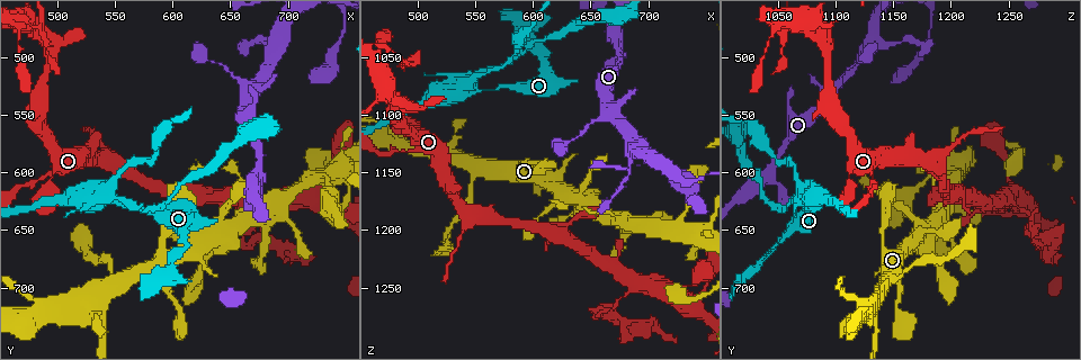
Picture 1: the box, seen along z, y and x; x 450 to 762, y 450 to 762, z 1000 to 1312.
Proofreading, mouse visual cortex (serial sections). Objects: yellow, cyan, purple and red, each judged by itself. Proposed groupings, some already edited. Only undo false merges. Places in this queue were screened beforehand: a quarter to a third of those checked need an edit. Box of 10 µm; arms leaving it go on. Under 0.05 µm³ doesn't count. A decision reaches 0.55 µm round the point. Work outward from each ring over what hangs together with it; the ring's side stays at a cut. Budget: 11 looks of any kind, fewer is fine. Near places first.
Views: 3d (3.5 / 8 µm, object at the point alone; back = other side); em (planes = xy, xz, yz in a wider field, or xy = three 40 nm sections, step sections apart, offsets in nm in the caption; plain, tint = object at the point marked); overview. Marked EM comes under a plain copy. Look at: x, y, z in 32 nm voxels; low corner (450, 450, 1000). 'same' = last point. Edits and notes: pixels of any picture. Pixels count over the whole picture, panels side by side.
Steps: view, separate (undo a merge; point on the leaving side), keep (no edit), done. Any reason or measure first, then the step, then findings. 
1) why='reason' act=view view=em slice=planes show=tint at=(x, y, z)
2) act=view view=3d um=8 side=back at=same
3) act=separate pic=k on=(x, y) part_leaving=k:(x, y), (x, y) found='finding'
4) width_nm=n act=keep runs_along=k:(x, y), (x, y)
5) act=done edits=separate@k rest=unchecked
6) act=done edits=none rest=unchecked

why='thick turns thin' act=view view=3d um=3.5 at=(670, 530, 1096)

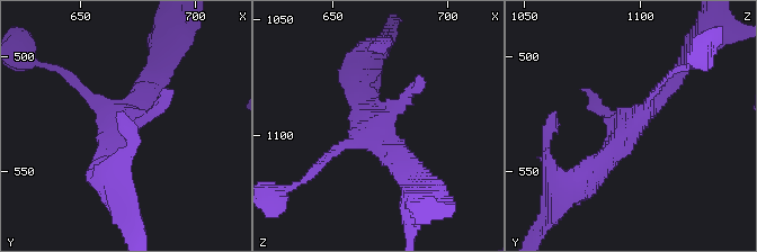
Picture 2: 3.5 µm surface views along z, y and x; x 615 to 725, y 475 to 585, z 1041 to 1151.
act=view view=em slice=xy step=2 show=tint at=(668, 530, 1096)

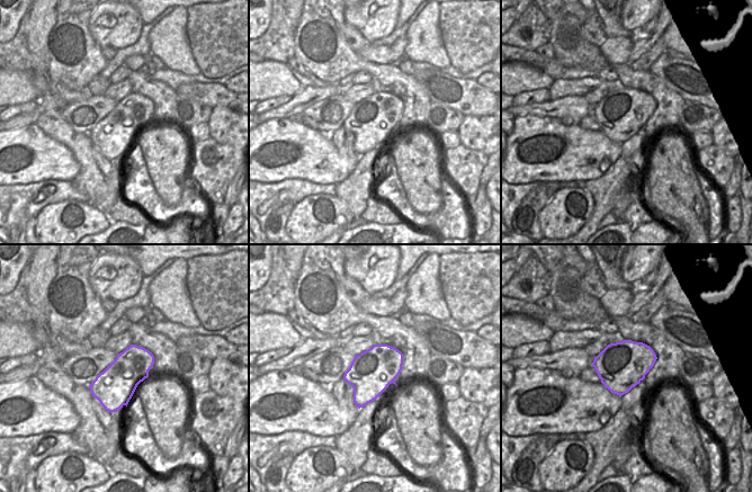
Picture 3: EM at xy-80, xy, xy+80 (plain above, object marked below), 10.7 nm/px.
act=keep runs_along=2:(580, 178), (609, 158), (678, 74) found='all the same cell'

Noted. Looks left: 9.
why='a narrow waist' act=view view=3d um=3.5 at=(672, 644, 1268)

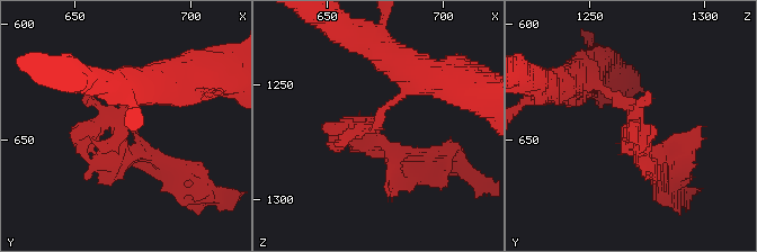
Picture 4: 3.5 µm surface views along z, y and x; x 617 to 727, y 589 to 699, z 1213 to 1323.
why='now the EM' act=view view=em slice=xy step=3 show=tint at=same

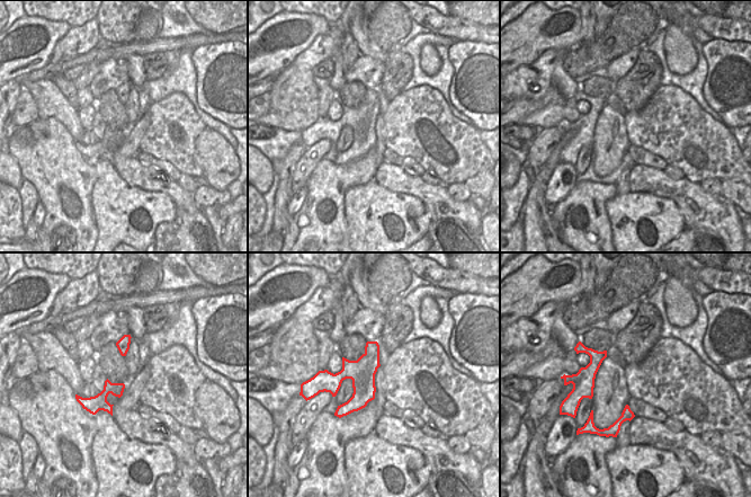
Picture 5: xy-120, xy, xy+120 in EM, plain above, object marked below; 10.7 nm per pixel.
act=keep runs_along=5:(121, 385), (97, 401), (81, 400) found='all the same cell'

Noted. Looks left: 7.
why='sudden change in width' act=view view=3d um=8 at=(528, 716, 1130)

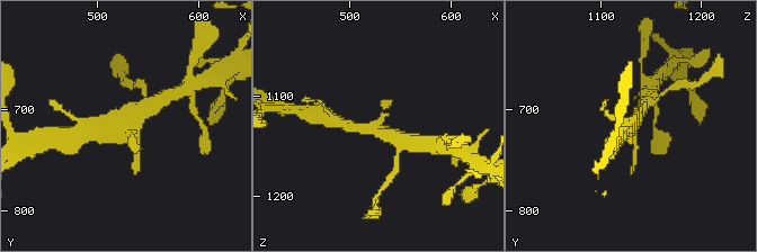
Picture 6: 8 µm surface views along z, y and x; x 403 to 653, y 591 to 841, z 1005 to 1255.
act=view view=em slice=xy step=3 show=tint at=same

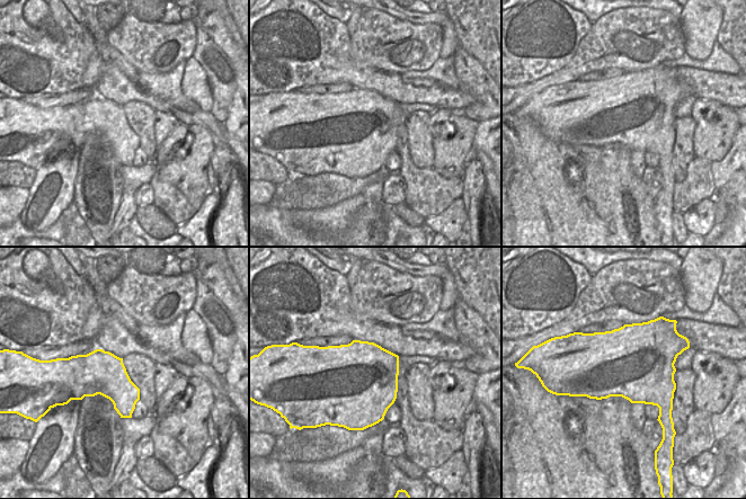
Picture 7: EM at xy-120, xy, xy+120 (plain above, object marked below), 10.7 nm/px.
act=keep runs_along=6:(149, 106), (125, 124), (94, 128) found='one cell here'

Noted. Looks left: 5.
act=view view=3d um=8 at=(544, 618, 1076)

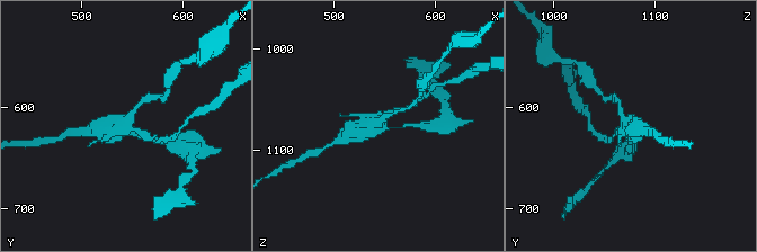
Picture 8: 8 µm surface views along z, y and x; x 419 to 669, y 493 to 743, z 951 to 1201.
act=view view=3d um=3.5 at=same

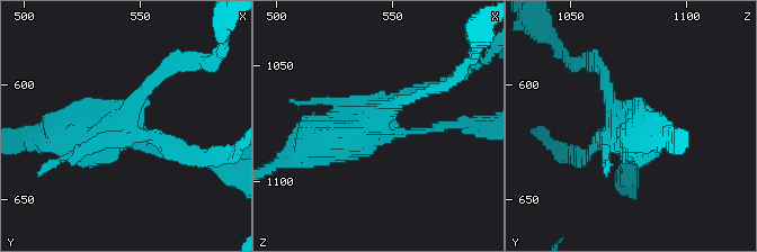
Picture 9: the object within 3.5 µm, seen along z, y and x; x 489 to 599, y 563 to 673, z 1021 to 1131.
why='shape alone is not enough' act=view view=em slice=xy step=2 show=tint at=(544, 618, 1076)

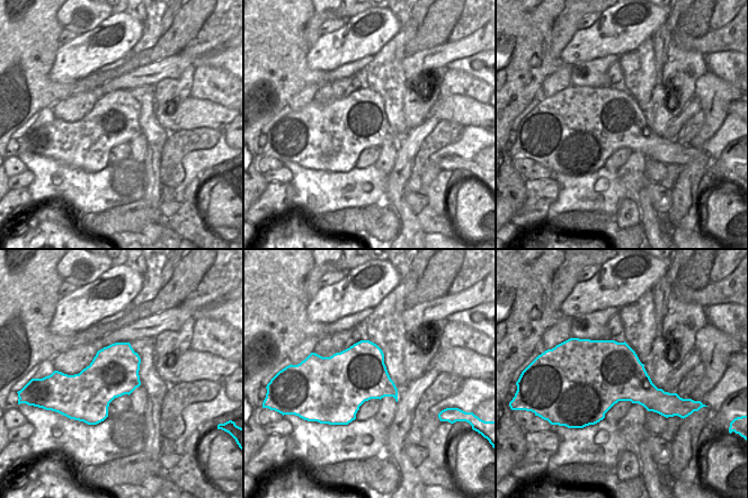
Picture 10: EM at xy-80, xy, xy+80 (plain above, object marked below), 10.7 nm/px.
act=separate pic=9 on=(44, 168) found='two cells meet here'

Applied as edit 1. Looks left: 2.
act=done edits=separate@9 rest=unchecked

